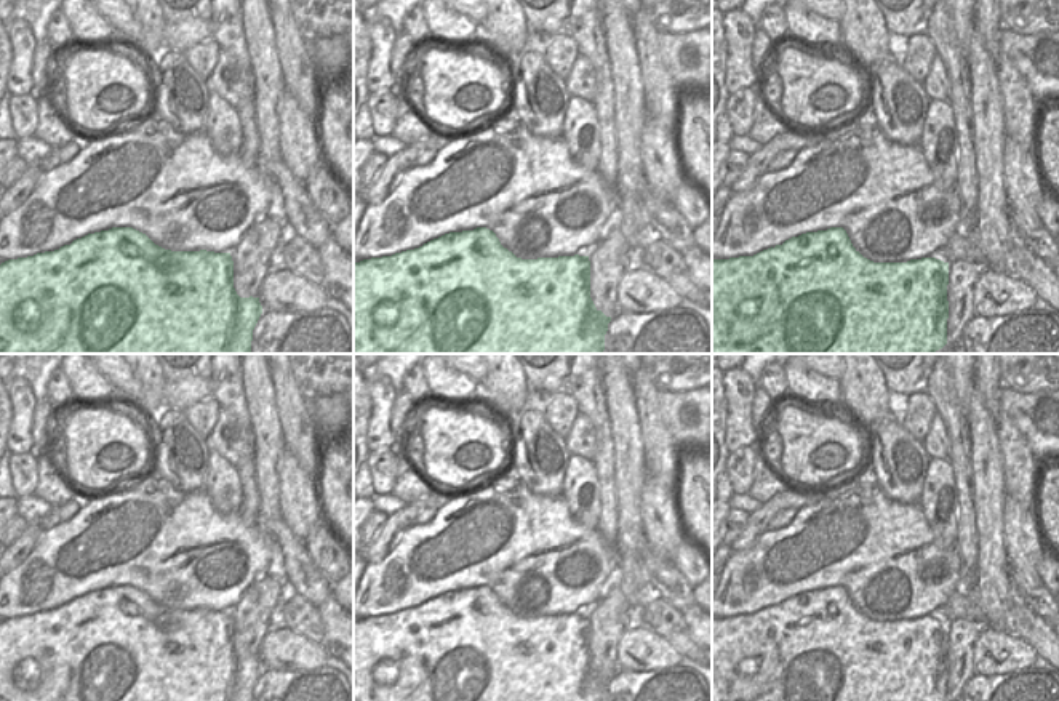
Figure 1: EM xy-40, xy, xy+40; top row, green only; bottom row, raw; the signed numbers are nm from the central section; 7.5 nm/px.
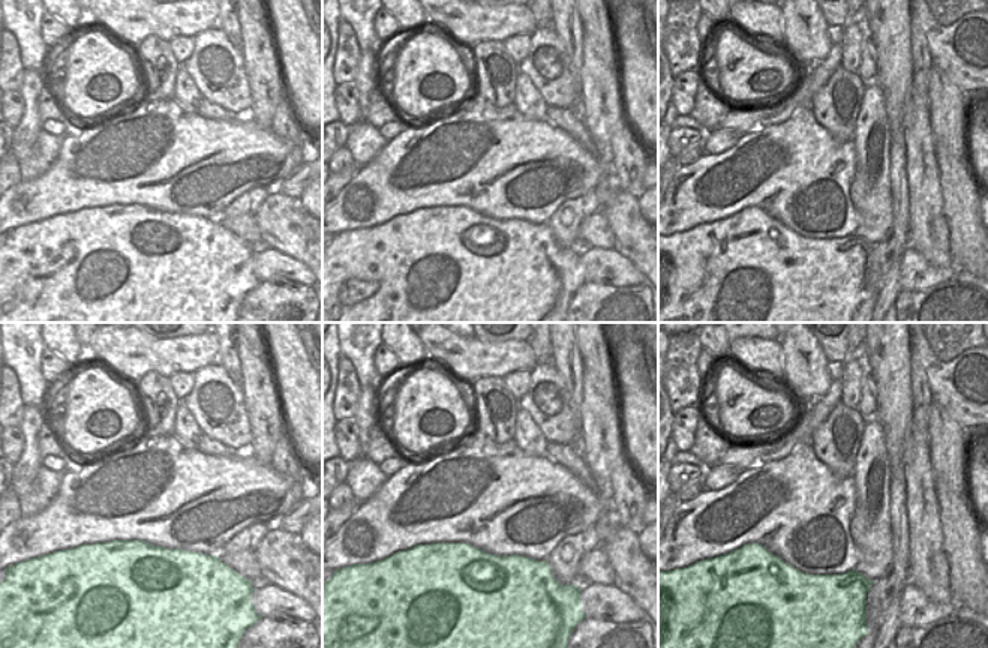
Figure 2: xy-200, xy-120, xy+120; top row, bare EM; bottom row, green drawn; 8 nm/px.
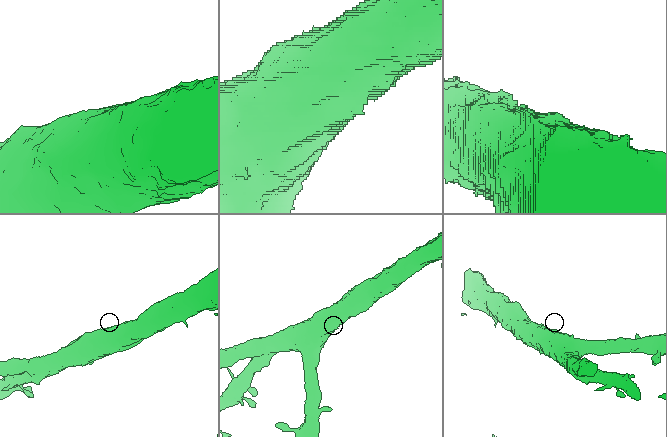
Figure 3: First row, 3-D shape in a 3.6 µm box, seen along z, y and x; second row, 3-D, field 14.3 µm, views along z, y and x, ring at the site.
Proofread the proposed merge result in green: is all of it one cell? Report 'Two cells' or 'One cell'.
Two cells.

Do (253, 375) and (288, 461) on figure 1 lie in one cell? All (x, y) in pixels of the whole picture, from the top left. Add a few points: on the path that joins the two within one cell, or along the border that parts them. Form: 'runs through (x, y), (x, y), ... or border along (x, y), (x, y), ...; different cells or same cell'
border along (283, 447), (277, 461), (277, 485); different cells

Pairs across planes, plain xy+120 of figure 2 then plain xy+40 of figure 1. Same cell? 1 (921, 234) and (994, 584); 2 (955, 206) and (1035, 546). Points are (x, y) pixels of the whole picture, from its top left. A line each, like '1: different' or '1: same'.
1: same
2: same

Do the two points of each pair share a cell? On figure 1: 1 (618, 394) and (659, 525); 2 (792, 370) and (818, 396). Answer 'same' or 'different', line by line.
1: different
2: same

